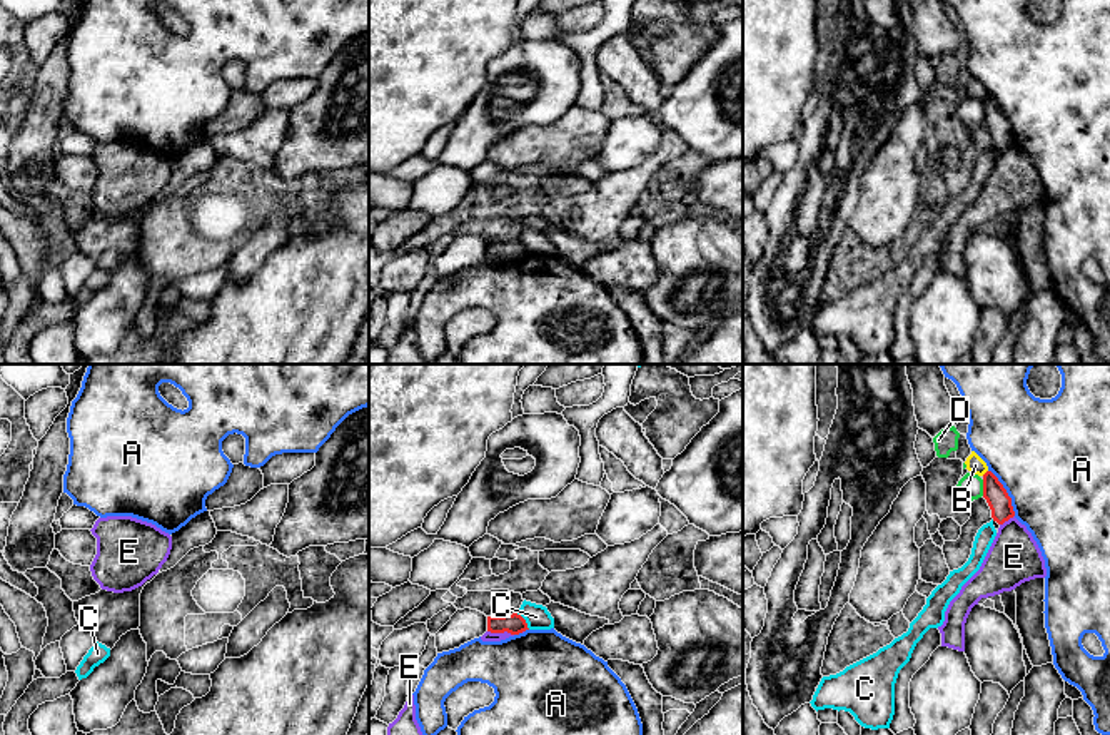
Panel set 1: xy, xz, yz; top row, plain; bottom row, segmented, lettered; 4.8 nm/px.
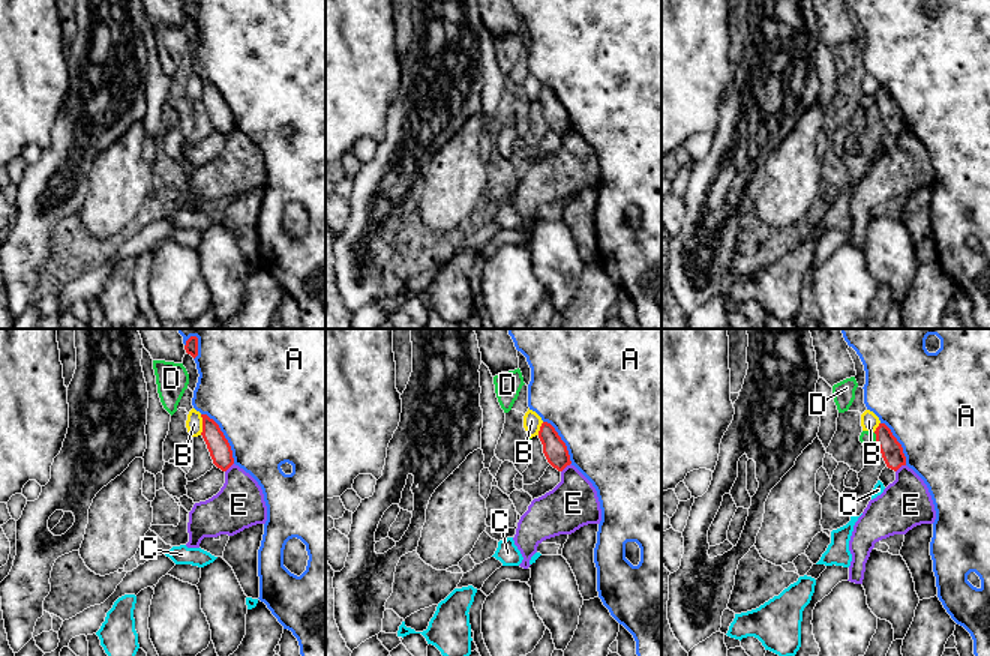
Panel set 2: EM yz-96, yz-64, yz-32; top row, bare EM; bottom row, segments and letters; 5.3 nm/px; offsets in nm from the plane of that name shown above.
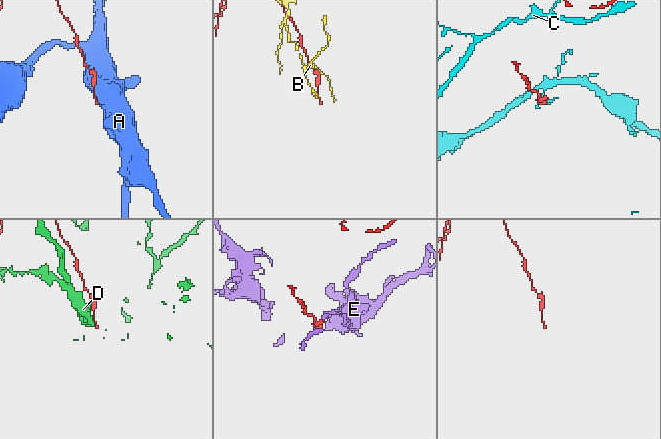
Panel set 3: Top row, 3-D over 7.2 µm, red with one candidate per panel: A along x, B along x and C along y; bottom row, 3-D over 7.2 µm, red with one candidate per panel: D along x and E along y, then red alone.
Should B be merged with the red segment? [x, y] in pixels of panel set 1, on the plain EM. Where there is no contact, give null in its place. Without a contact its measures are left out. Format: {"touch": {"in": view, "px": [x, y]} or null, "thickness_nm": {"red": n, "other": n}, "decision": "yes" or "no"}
{"touch": {"in": "yz", "px": [985, 99]}, "thickness_nm": {"red": 110, "other": 90}, "decision": "no"}

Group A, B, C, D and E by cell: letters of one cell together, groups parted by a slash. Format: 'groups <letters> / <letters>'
groups A / B / C / D / E

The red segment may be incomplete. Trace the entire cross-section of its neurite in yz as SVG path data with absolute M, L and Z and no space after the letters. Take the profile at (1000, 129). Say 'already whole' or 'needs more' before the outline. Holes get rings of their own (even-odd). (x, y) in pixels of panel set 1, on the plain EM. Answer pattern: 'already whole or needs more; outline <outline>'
already whole; outline M991 97L983 100L983 124L991 135L993 147L998 150L1003 150L1015 142L1012 124Z

